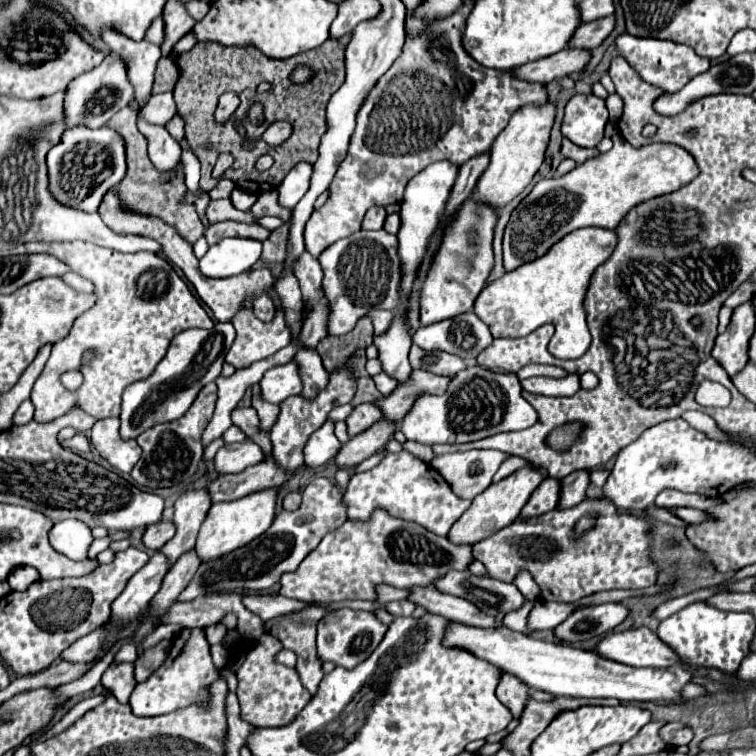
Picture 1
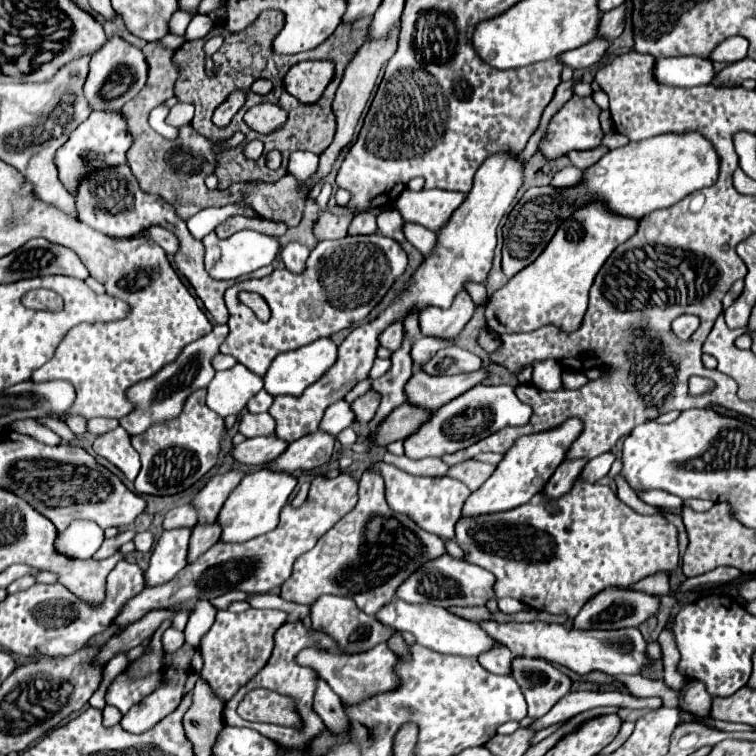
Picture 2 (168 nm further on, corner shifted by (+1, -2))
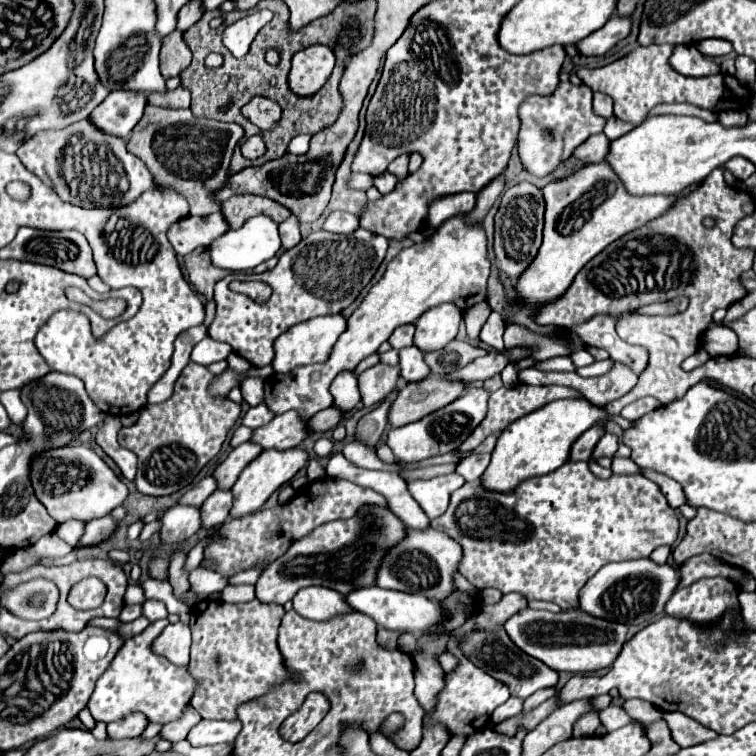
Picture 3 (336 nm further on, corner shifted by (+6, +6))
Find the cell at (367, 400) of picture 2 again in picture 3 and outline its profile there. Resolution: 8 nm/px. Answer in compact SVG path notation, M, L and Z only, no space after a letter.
M378 363L360 373L358 381L364 407L376 405L384 401L390 393L394 393L398 389L398 379L400 379L400 369L396 365L386 365L386 363Z

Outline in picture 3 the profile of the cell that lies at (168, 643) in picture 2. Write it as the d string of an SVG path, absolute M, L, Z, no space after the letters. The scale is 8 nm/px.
M168 619L154 621L140 635L124 641L106 673L98 679L96 689L88 701L88 709L96 721L112 723L132 713L144 713L150 723L166 725L170 721L178 721L184 715L198 683L188 673L187 667L176 666L152 652L154 639L162 633L166 625Z

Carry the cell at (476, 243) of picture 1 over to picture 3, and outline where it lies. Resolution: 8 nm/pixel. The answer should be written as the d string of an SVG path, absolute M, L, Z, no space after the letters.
M452 303L430 309L416 321L414 345L420 347L420 351L424 353L444 349L444 345L448 345L456 337L460 321L462 313Z

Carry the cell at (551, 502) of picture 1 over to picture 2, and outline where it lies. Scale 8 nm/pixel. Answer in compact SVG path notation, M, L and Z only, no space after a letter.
M573 459L573 461L563 461L557 471L553 473L551 481L547 481L547 485L543 487L543 497L547 497L547 501L553 501L555 497L563 497L565 493L569 493L569 489L573 487L575 479L579 477L581 469L585 467L587 461L583 459Z

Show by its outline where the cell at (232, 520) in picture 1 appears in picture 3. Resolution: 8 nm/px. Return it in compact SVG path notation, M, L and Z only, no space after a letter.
M292 447L292 449L284 449L284 451L278 451L278 449L276 451L274 449L266 451L264 449L260 453L260 457L256 457L256 461L252 461L252 465L248 465L248 469L244 469L244 473L240 473L236 485L232 487L234 505L232 505L230 515L232 517L242 517L242 515L258 511L278 487L288 483L308 463L308 457L310 457L308 451L300 449L300 447Z

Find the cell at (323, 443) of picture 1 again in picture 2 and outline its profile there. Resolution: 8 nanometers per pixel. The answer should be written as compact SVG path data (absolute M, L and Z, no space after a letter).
M337 401L337 403L329 405L329 409L325 411L325 417L323 417L319 429L335 437L337 433L341 433L351 423L353 423L353 411L351 411L349 403L347 401Z

